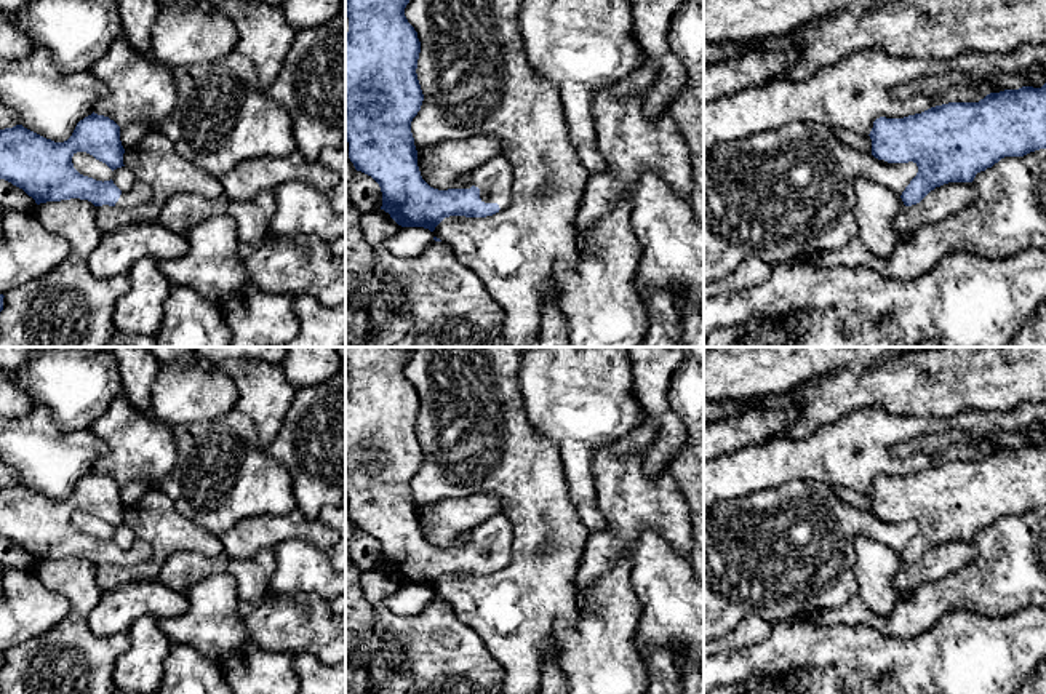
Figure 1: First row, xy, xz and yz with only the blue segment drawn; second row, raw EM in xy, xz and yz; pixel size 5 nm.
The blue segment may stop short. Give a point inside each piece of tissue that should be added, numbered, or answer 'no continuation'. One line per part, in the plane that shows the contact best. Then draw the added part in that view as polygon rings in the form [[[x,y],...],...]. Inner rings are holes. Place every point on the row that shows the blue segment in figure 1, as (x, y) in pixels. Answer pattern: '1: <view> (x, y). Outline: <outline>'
1: xz (493, 178). Outline: [[[502,155],[488,160],[469,176],[469,182],[461,189],[472,185],[480,189],[481,201],[497,203],[499,211],[505,209],[510,205],[512,165]]]

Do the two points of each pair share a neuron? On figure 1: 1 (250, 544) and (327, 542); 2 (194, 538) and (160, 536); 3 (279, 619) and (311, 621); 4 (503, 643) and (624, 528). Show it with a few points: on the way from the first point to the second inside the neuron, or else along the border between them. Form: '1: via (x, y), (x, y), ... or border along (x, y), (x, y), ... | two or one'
1: via (269, 531), (307, 530) | one
2: via (186, 536), (168, 536) | one
3: via (287, 621), (303, 621) | one
4: border along (586, 538), (582, 557), (573, 579), (576, 602) | two

